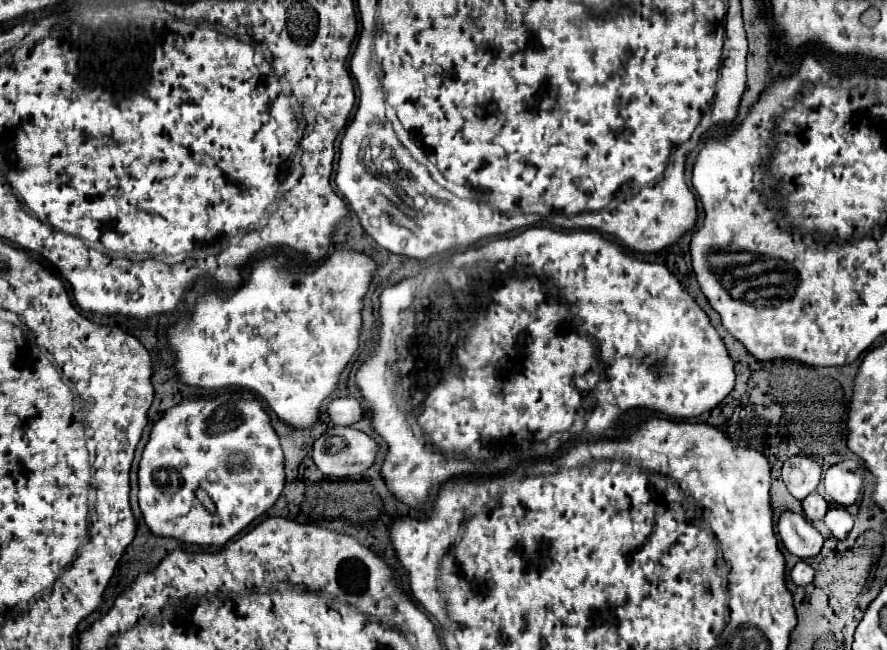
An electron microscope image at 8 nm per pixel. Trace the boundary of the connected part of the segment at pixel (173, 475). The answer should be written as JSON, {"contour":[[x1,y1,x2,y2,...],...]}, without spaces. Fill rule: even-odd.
{"contour":[[228,392,218,394,214,398,182,400,152,426,150,440,144,446,140,458,138,486,140,510,148,530,154,536,174,538,198,546,224,546,248,524,266,514,284,488,284,456,278,436,270,424,268,412,262,408,260,400,250,392],[196,488,208,492,208,496,216,504,214,514,208,512,204,504,196,498]]}

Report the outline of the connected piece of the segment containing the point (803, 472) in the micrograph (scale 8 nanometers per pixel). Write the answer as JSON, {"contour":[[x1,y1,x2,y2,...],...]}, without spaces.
{"contour":[[794,456,786,460,782,466,782,480,788,492,798,500,804,500,808,494,812,494,820,478,822,478,822,468,806,456]]}

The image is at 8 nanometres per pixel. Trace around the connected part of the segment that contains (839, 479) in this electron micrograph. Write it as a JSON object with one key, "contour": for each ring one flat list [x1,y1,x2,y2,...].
{"contour":[[846,462,834,464,824,476,824,486,826,486,826,494,838,506,848,508,856,502,858,492,862,488,862,470,854,470]]}

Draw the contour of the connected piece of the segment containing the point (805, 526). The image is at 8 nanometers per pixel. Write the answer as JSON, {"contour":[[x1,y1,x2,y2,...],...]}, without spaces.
{"contour":[[782,514,778,520,778,534,786,550,798,558,812,558,822,550,820,532,814,530,814,526,802,514]]}

